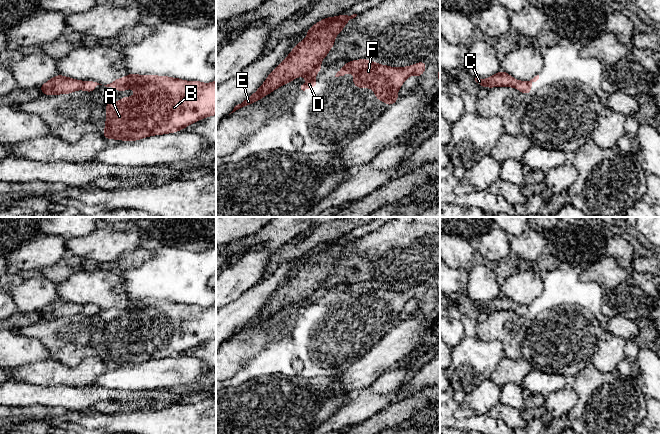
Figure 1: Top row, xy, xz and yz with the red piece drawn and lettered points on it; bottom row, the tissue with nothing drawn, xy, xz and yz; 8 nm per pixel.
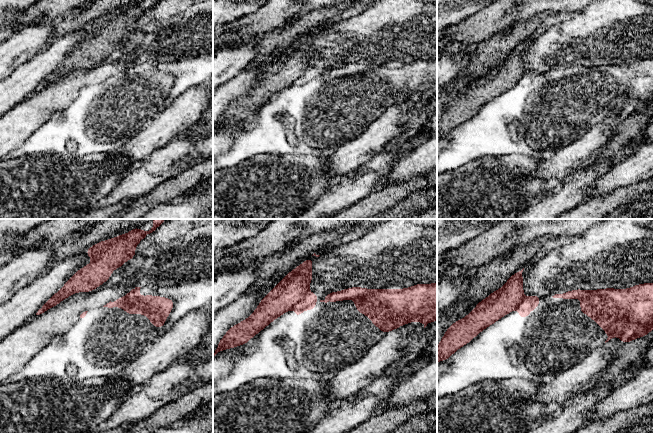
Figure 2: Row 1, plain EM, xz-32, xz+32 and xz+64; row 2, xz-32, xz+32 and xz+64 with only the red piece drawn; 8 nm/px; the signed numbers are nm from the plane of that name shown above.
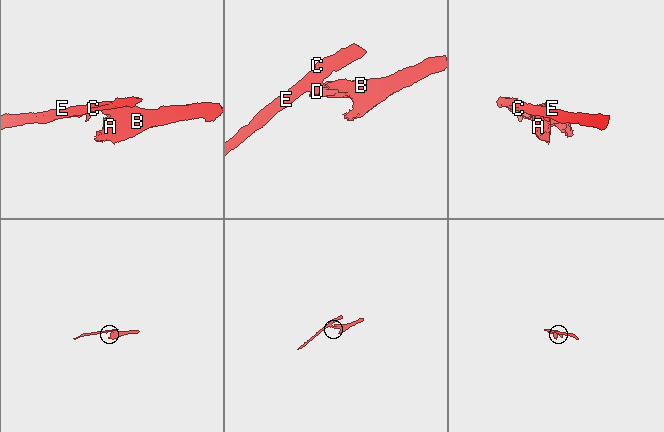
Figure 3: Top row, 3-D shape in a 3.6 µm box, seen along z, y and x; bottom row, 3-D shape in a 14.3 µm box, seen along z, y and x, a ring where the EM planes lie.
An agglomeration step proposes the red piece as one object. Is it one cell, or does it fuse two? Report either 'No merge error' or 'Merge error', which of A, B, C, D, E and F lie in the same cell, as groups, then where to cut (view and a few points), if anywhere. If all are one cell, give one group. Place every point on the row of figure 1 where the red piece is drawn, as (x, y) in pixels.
Merge error. Groups: A B D F / C E. Split along xz (320, 66), (307, 73)

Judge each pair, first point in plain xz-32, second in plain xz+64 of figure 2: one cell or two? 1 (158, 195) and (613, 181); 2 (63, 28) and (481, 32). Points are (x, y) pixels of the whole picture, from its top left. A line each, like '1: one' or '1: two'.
1: two
2: two

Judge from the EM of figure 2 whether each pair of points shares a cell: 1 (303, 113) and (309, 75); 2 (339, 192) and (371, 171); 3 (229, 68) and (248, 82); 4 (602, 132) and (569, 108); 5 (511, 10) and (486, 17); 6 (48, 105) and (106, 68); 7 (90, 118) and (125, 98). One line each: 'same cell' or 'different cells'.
1: same cell
2: same cell
3: different cells
4: different cells
5: same cell
6: same cell
7: same cell

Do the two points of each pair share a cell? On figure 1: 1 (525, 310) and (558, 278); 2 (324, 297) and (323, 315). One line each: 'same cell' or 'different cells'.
1: same cell
2: different cells

